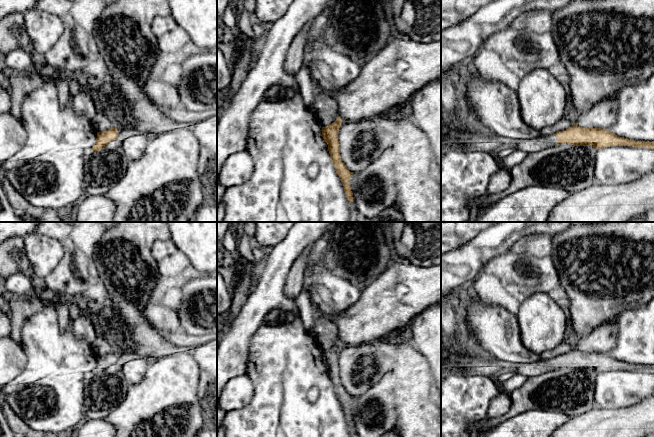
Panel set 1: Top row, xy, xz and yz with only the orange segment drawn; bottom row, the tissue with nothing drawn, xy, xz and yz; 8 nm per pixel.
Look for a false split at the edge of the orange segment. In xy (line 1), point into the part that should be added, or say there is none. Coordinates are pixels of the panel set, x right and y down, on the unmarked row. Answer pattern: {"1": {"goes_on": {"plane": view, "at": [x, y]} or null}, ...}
{"1": {"goes_on": null}}

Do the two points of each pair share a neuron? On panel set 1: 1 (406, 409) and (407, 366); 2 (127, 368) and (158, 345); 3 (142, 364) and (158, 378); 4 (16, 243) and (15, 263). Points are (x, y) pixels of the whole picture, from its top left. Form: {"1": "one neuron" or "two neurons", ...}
{"1": "one neuron", "2": "two neurons", "3": "two neurons", "4": "one neuron"}

